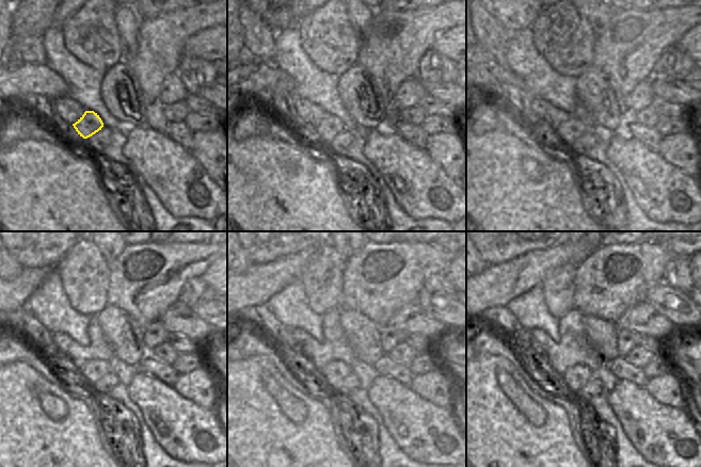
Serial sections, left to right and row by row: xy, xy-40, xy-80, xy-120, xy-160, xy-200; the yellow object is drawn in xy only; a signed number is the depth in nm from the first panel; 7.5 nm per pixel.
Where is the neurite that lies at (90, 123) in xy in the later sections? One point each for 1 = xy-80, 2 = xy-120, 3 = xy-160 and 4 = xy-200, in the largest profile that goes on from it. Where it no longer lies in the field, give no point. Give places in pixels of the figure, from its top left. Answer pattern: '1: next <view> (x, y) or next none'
1: next xy-80 (570, 130)
2: next xy-120 (93, 370)
3: next xy-160 (333, 374)
4: next xy-200 (574, 379)

